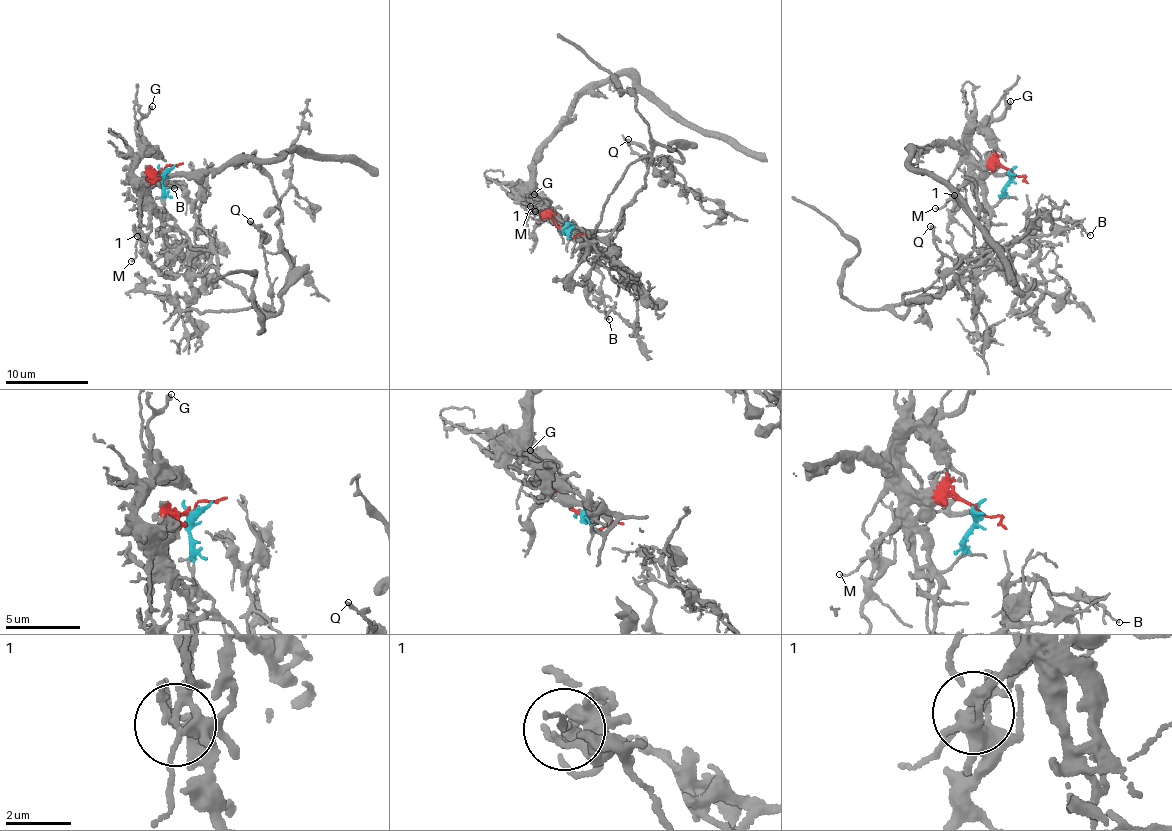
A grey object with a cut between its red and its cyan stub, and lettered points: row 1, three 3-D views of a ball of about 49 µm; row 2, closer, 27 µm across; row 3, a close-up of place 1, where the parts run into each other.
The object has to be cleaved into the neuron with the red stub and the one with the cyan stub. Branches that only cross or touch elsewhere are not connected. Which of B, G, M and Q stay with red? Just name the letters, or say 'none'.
G, M

